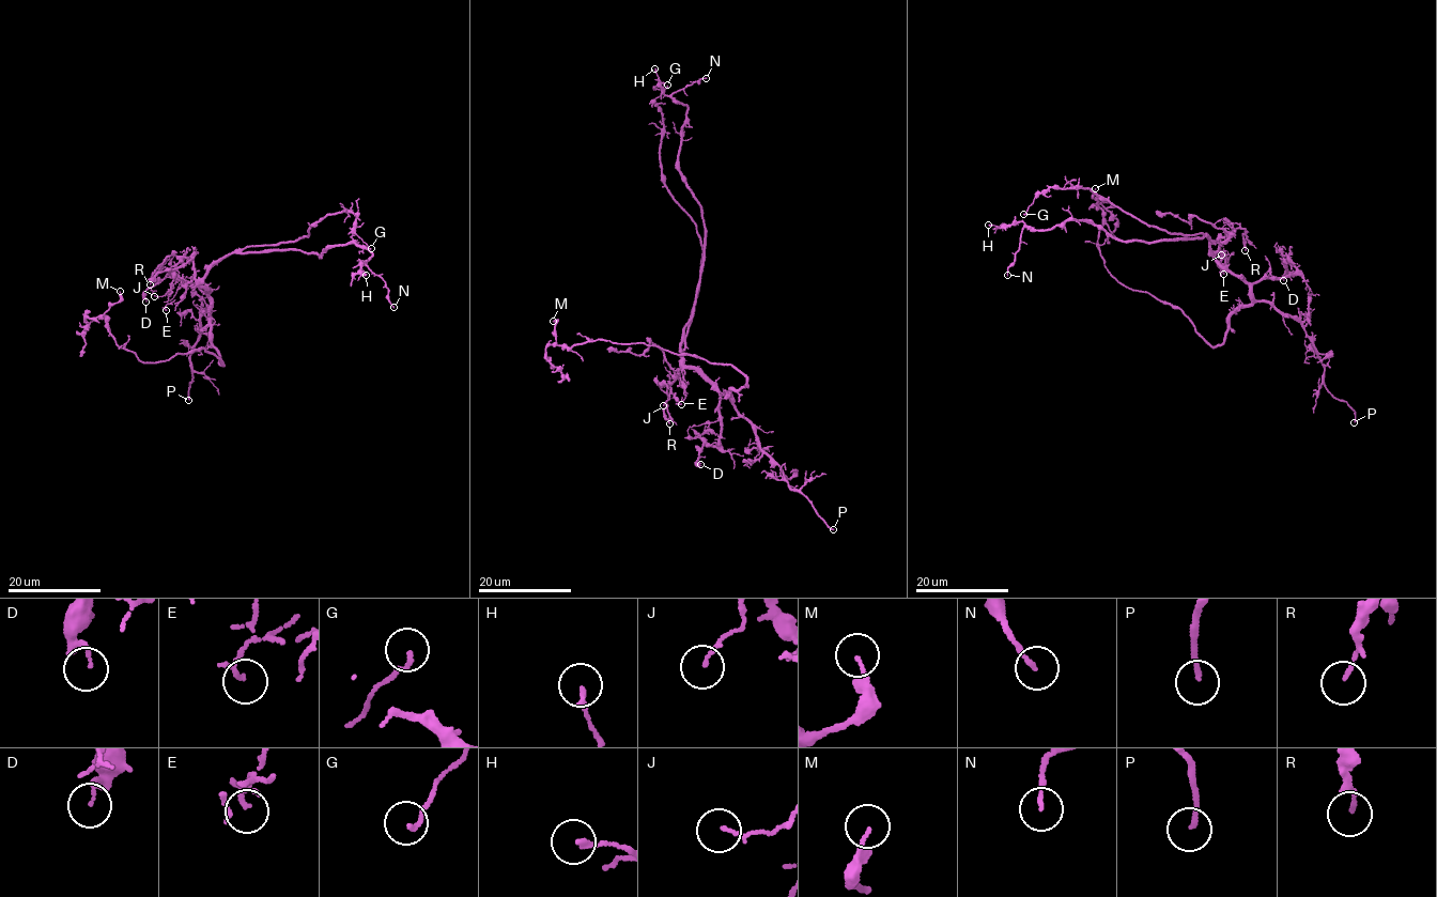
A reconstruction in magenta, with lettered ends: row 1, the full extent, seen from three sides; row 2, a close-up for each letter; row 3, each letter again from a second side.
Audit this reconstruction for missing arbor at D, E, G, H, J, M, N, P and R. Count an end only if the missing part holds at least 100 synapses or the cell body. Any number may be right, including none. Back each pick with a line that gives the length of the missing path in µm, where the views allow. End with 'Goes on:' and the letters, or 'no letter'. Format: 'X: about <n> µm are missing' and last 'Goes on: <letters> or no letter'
P: about 50 µm are missing
Goes on: P

